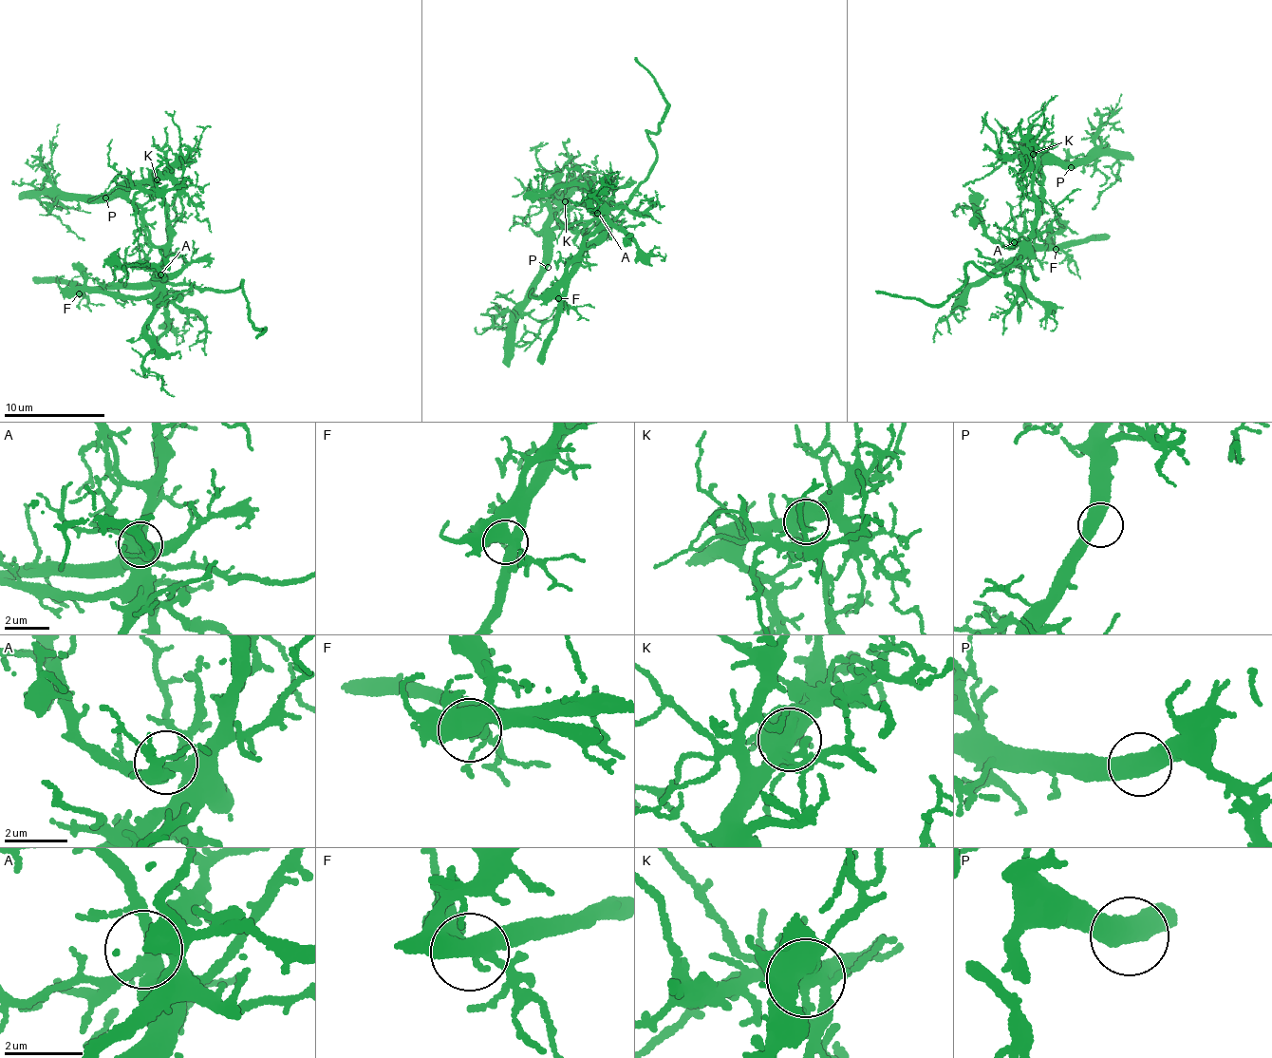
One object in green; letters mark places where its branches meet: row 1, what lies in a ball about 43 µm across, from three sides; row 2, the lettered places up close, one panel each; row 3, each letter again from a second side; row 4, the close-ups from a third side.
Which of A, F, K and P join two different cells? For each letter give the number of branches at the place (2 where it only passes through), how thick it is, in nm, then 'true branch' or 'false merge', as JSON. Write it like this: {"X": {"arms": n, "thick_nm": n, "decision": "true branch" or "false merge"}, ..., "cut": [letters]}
{"A": {"arms": 4, "thick_nm": 420, "decision": "true branch"}, "F": {"arms": 4, "thick_nm": 440, "decision": "true branch"}, "K": {"arms": 4, "thick_nm": 550, "decision": "false merge"}, "P": {"arms": 2, "thick_nm": 550, "decision": "true branch"}, "cut": ["K"]}

